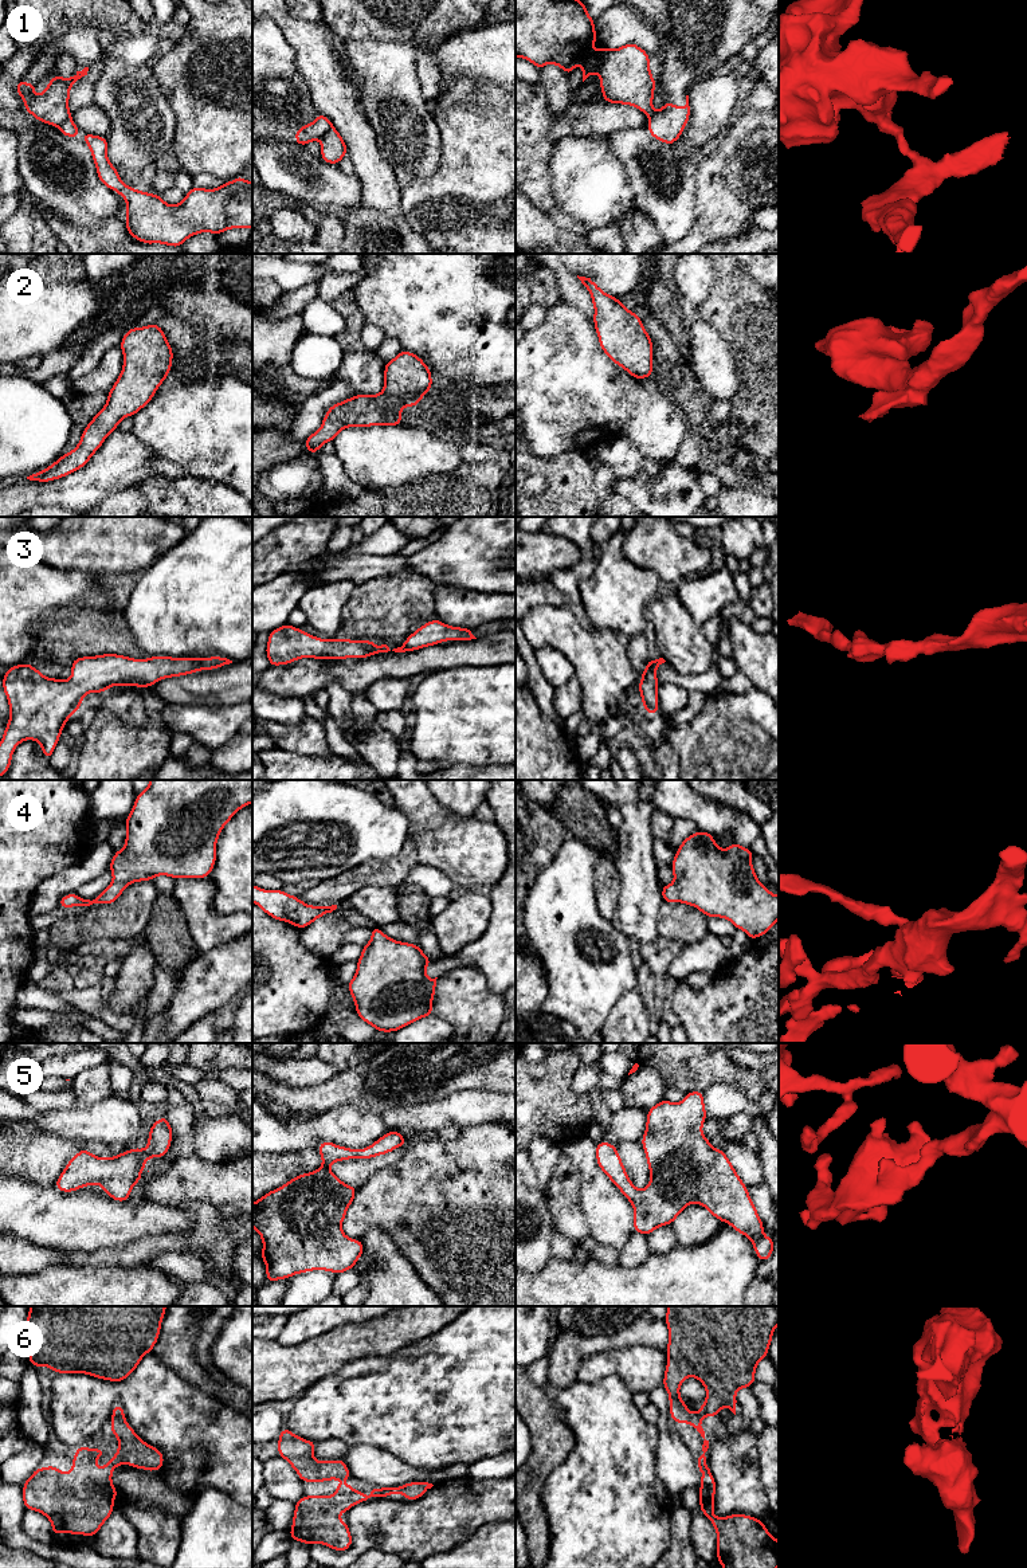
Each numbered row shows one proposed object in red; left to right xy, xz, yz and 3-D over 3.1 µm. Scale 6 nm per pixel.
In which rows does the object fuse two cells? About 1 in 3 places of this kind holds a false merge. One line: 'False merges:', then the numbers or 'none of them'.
False merges: 1, 2

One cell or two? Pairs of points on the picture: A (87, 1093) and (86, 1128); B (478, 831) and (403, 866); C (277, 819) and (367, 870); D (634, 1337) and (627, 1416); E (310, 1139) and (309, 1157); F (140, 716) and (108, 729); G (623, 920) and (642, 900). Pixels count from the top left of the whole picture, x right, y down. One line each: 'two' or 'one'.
A: two
B: two
C: two
D: two
E: two
F: two
G: one

